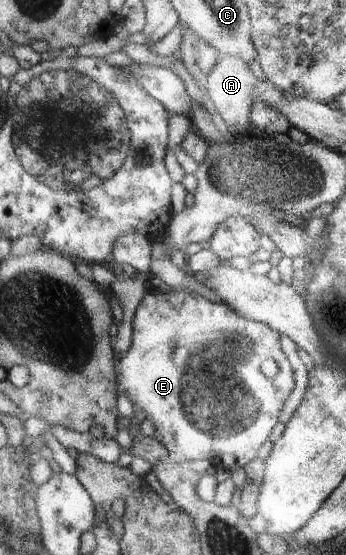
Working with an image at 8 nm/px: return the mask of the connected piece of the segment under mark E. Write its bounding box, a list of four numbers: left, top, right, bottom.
[119,289,296,470]

